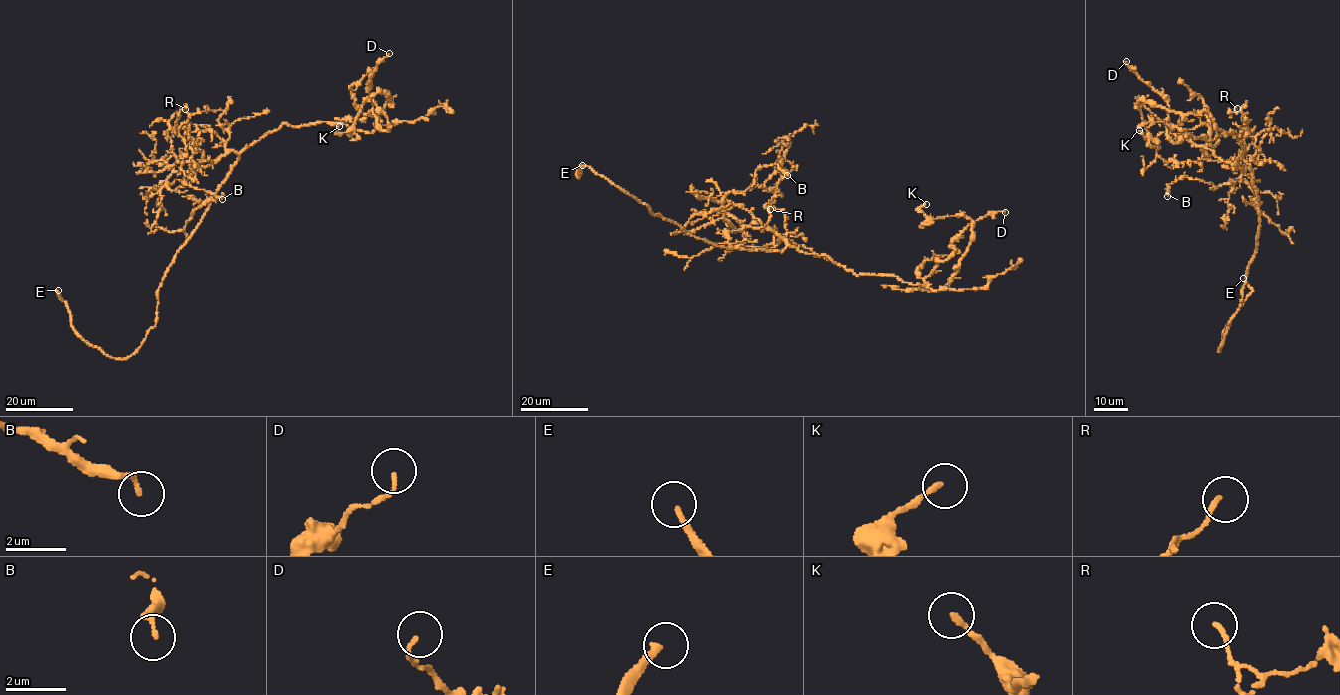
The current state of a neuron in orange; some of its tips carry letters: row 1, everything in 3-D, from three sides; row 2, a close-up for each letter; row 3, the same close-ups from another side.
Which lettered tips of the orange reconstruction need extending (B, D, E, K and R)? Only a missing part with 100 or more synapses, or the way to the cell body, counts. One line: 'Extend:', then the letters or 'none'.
Extend: E

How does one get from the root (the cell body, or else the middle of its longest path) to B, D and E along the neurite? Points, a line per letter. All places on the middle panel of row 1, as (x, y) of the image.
B: (775, 251), (787, 246), (776, 234), (719, 209), (727, 193), (752, 185), (761, 167), (777, 164), (787, 175)
D: (775, 251), (792, 246), (856, 274), (925, 285), (937, 262), (956, 251), (951, 245), (964, 229), (1005, 212)
E: (775, 251), (726, 248), (696, 238), (650, 214), (648, 205), (589, 167), (581, 166), (577, 177), (582, 165)

